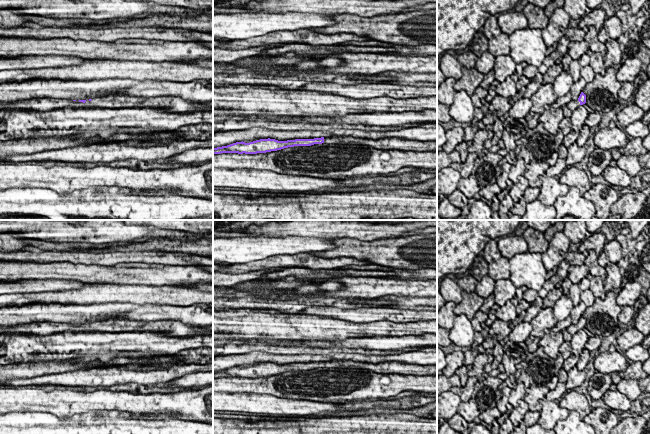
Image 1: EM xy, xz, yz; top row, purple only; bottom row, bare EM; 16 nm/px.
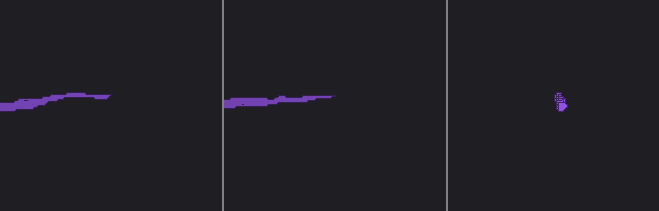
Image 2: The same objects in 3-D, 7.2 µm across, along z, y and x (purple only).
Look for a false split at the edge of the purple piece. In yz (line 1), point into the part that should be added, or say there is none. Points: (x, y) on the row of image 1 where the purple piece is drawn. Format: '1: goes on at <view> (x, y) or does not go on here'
1: goes on at yz (573, 104)

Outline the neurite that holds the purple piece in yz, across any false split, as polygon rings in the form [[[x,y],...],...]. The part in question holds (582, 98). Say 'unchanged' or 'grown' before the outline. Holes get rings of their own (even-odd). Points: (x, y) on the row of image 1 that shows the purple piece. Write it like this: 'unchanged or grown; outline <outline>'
grown; outline [[[581,92],[579,98],[577,100],[571,100],[568,104],[567,107],[573,112],[576,110],[580,105],[583,105],[586,103],[586,95]]]

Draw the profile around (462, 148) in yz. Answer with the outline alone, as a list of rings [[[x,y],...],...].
[[[472,141],[461,142],[455,147],[455,150],[460,154],[461,162],[465,162],[468,156],[468,148],[472,145]]]

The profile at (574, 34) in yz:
[[[566,28],[565,29],[566,36],[570,39],[570,41],[583,41],[585,38],[585,32],[581,28]]]

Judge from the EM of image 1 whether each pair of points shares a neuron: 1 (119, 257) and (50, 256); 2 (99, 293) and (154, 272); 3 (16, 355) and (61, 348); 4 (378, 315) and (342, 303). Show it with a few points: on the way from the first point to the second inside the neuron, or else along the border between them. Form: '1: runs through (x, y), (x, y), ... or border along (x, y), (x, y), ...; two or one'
1: runs through (102, 258), (67, 256); one
2: border along (98, 283), (145, 285); two
3: runs through (27, 348), (50, 348); one
4: border along (333, 305), (339, 308), (379, 307); two

